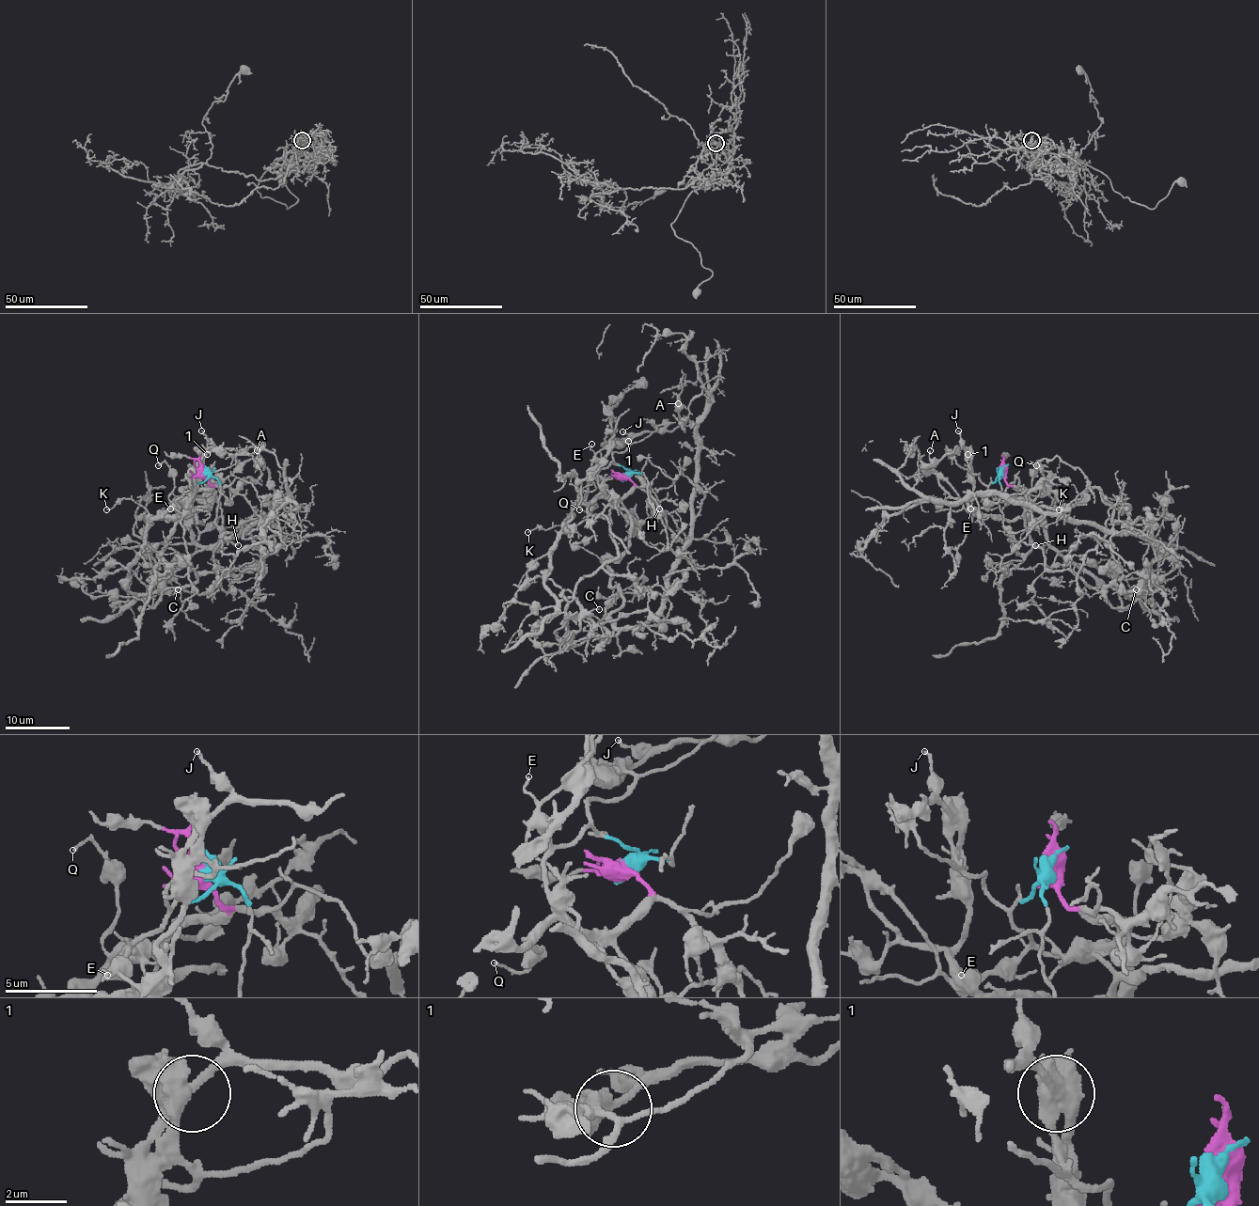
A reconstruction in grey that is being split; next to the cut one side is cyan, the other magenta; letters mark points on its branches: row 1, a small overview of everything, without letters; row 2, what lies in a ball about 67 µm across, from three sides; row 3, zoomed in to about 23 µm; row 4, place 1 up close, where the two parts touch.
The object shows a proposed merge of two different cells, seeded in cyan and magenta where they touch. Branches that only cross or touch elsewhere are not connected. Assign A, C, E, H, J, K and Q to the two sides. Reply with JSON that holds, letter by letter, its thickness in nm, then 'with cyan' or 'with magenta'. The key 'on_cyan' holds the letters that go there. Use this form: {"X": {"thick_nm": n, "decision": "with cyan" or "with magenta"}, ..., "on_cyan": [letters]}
{"A": {"thick_nm": 120, "decision": "with magenta"}, "C": {"thick_nm": 120, "decision": "with magenta"}, "E": {"thick_nm": 110, "decision": "with cyan"}, "H": {"thick_nm": 150, "decision": "with cyan"}, "J": {"thick_nm": 150, "decision": "with magenta"}, "K": {"thick_nm": 120, "decision": "with magenta"}, "Q": {"thick_nm": 130, "decision": "with magenta"}, "on_cyan": ["E", "H"]}

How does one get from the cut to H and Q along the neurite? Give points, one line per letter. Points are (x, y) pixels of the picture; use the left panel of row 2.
H: (206, 471), (217, 479), (220, 489), (214, 524), (227, 540), (238, 545)
Q: (204, 471), (204, 477), (212, 486), (188, 497), (170, 500), (174, 473), (165, 463), (158, 464)

